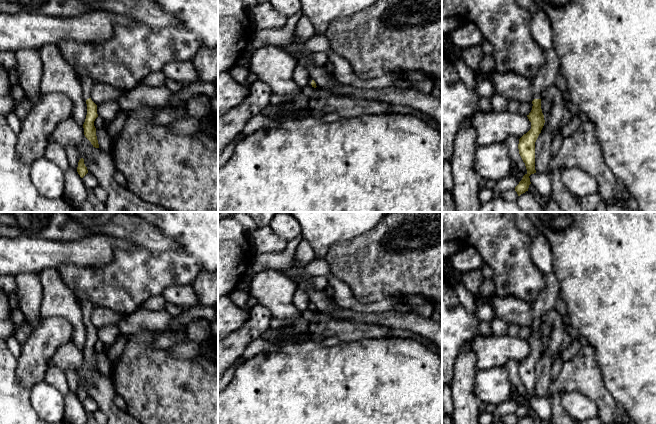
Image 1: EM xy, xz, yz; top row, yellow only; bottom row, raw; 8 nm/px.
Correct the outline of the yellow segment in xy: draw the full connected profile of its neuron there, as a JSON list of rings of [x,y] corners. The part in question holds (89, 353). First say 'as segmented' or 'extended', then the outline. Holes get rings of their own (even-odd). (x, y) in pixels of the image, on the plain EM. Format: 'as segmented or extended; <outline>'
extended; [[[73,290],[73,292],[81,307],[83,321],[87,328],[87,339],[85,346],[83,348],[84,359],[91,366],[93,371],[99,372],[96,360],[96,352],[94,350],[94,345],[98,341],[97,329],[90,322],[90,314],[92,310],[95,308],[95,304],[88,297],[84,296],[79,291]]]

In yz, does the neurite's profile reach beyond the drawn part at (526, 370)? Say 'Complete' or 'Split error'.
Split error

